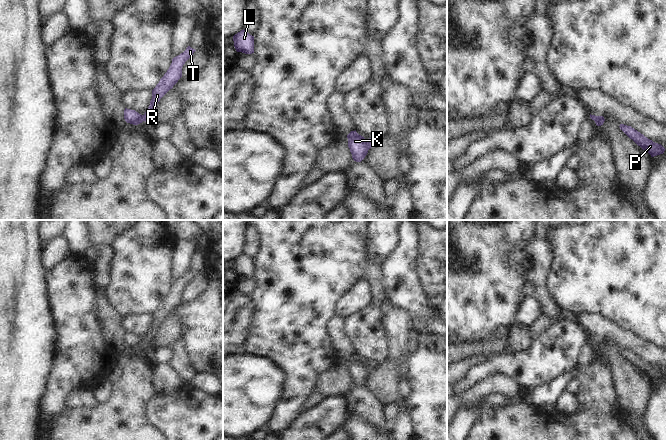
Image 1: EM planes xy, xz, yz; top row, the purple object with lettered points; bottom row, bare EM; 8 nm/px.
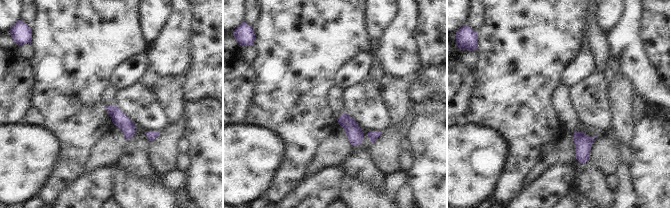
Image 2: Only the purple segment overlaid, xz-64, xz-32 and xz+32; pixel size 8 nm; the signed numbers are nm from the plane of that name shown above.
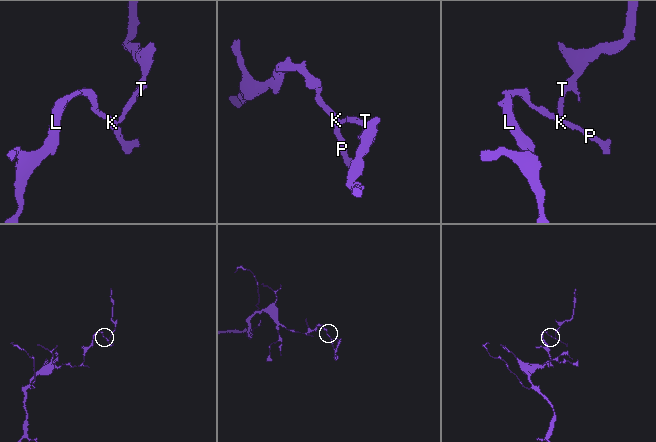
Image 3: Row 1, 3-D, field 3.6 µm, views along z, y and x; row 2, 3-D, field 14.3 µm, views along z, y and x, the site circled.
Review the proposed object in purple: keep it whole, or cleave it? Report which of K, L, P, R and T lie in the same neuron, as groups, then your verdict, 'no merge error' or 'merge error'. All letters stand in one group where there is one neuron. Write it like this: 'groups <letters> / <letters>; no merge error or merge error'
groups K L P / R T; merge error

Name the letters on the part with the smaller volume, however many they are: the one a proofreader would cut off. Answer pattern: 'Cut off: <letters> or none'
Cut off: R, T

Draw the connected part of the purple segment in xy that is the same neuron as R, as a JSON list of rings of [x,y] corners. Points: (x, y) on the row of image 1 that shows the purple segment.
[[[188,46],[183,53],[172,59],[172,63],[169,69],[160,79],[156,87],[152,90],[152,99],[150,101],[150,105],[145,114],[143,115],[145,122],[148,122],[152,118],[153,114],[156,112],[157,104],[160,99],[170,89],[172,89],[173,86],[182,77],[182,67],[195,51],[195,49]]]

